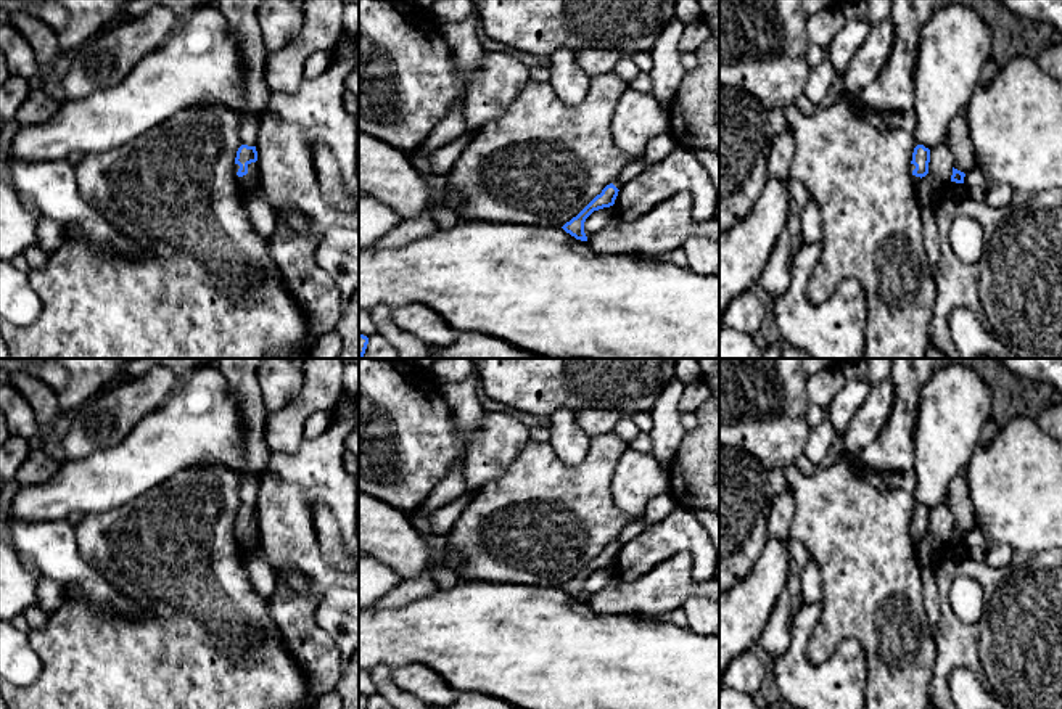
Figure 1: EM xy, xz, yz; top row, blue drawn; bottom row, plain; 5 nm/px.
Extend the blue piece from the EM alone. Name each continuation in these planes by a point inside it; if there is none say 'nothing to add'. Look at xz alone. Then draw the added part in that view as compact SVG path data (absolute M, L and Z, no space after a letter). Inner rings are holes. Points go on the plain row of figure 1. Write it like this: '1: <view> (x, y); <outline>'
nothing to add

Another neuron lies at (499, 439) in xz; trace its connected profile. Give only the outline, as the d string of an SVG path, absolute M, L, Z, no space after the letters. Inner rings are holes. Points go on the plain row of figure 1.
M484 413L468 444L463 466L467 490L500 477L529 442L529 428L507 413Z

